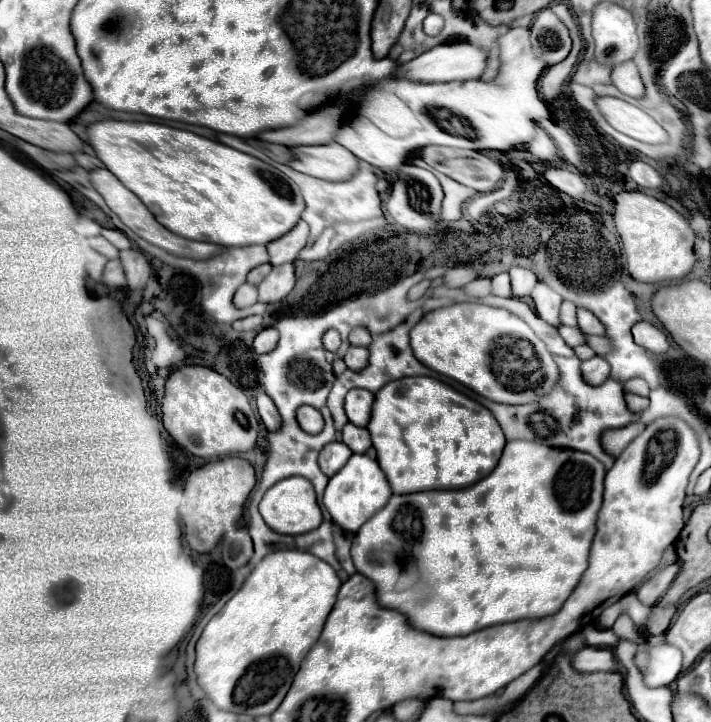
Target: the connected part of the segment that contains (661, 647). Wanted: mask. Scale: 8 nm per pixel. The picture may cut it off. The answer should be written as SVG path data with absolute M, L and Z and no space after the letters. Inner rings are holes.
M665 634L649 635L645 639L648 645L650 669L643 672L643 676L650 687L672 685L682 671L682 653L676 647L664 645L665 639Z

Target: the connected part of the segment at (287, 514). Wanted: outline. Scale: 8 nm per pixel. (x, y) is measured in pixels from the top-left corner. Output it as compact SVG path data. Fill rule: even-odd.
M288 477L278 481L274 487L270 487L260 501L260 513L270 529L282 533L282 535L304 535L308 531L314 531L322 523L322 511L316 503L316 493L310 481L304 477Z

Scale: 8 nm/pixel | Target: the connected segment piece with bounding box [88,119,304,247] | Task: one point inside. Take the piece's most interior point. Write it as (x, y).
(199, 189)

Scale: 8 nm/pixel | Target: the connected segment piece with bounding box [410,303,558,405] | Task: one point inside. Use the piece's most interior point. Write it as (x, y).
(455, 341)

